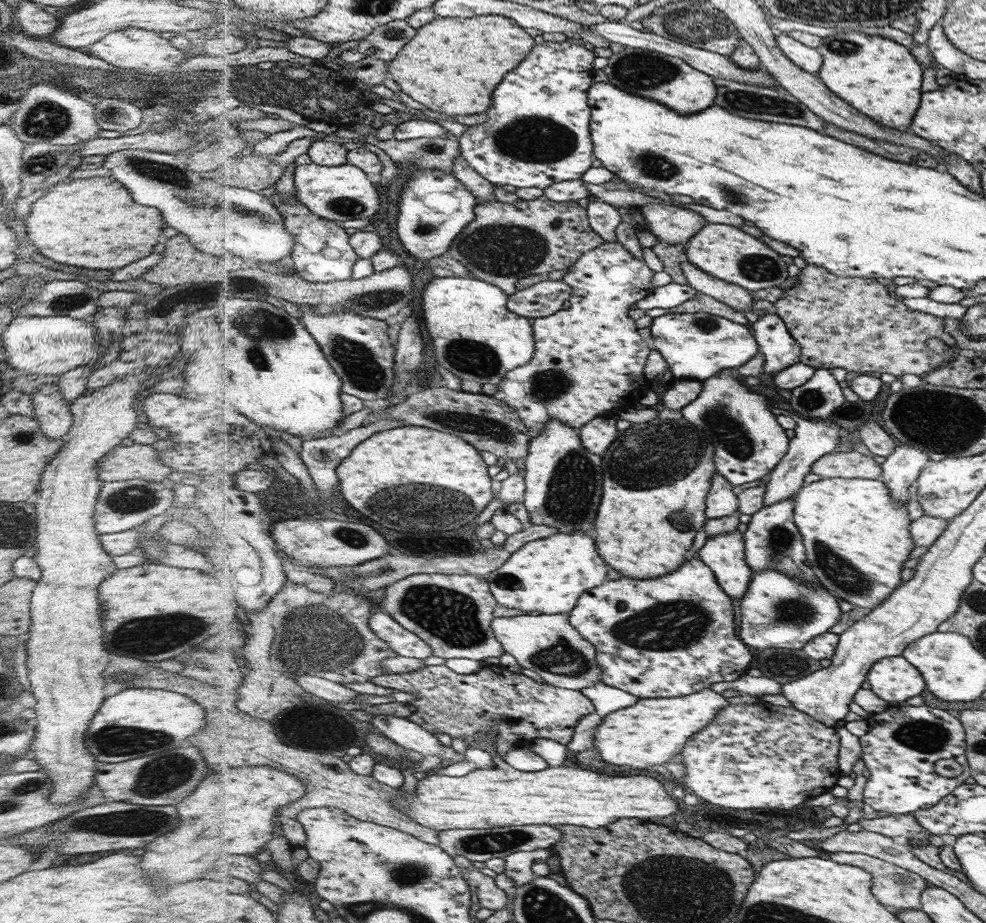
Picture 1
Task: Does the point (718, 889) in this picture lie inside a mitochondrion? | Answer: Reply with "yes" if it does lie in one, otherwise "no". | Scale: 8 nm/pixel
yes

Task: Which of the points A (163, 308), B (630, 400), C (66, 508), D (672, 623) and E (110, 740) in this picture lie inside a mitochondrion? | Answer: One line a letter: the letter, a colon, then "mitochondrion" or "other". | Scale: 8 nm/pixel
A: other
B: other
C: other
D: mitochondrion
E: mitochondrion

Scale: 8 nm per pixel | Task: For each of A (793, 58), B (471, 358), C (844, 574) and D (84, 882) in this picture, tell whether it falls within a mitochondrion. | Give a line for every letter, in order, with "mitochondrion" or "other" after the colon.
A: other
B: mitochondrion
C: mitochondrion
D: other

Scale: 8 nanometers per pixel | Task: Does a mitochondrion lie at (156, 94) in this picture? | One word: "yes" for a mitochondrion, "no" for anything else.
no

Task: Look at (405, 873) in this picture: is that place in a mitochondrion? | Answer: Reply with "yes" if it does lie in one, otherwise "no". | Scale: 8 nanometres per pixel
yes

